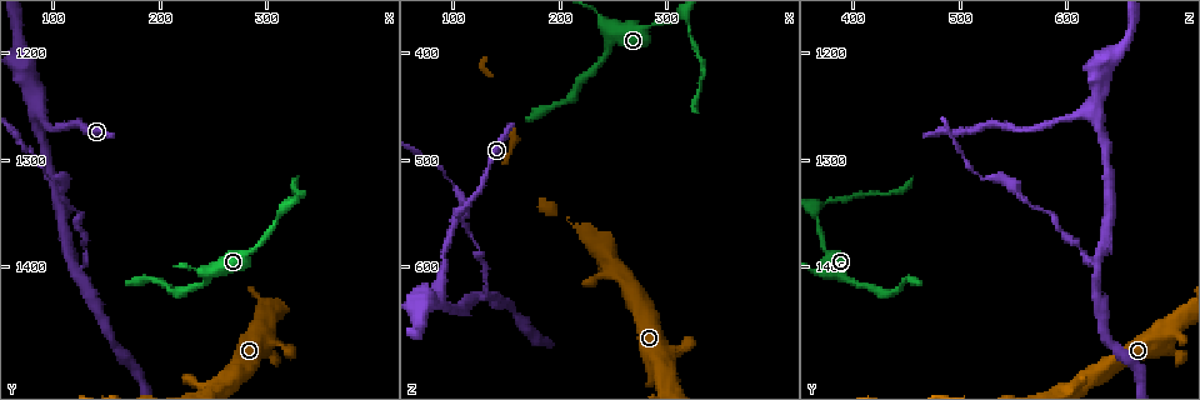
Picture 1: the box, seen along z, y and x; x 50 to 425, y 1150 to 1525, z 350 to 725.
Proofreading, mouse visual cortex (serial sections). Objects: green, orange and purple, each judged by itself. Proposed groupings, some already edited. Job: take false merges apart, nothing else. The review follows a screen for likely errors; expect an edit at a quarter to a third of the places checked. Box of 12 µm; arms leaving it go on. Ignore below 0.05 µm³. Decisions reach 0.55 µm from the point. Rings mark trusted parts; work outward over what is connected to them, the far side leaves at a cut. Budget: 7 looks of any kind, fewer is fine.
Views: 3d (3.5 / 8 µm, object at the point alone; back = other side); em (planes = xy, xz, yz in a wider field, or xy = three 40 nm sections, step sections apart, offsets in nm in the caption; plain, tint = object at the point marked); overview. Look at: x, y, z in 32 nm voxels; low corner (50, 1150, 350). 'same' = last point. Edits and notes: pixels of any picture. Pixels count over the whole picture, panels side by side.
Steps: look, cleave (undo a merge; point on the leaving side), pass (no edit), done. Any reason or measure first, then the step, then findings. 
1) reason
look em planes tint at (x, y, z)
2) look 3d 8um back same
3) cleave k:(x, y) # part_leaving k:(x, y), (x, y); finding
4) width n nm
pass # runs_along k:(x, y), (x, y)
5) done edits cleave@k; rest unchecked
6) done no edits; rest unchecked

sharp bend
look em xy step 3 tint at (322, 1338, 378)

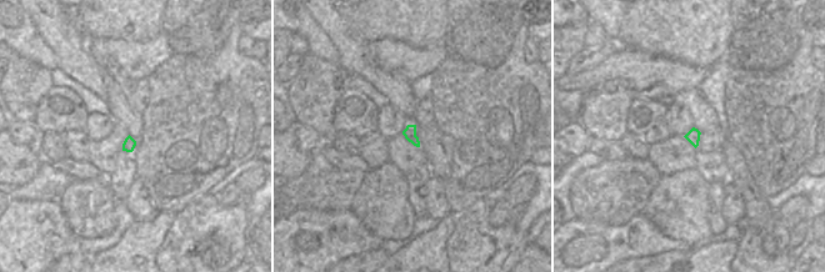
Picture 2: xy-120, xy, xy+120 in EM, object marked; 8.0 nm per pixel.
see where the arms go
look 3d 3.5um same

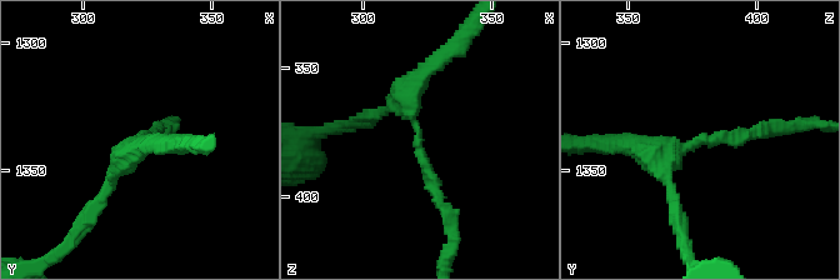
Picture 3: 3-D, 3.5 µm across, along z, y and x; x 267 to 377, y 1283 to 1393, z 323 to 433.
arm_widths 150, 150 nm
pass # runs_along 3:(671, 190), (674, 148), (768, 129); one cell here

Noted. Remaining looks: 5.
side arm on a straight run
look 3d 3.5um at (122, 1402, 626)

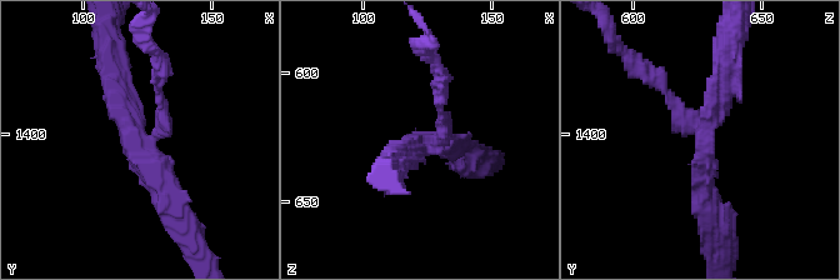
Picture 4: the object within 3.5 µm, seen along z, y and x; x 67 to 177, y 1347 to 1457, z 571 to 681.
look em xy step 3 tint at (119, 1400, 628)

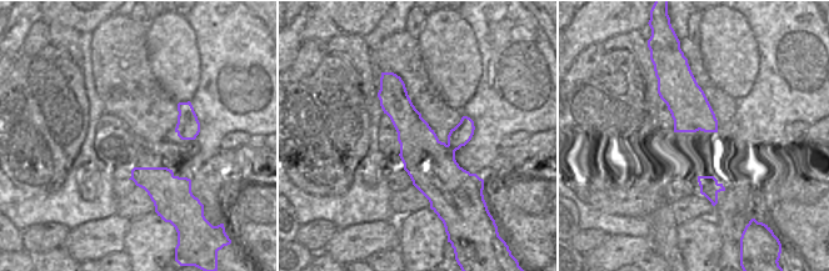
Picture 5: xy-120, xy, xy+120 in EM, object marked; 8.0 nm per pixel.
cleave 4:(164, 115) # border 5:(448, 144), (455, 150); a second cell is stuck on

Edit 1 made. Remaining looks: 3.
done edits cleave@4; rest unchecked

